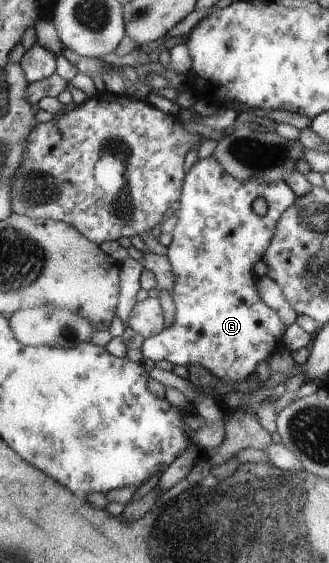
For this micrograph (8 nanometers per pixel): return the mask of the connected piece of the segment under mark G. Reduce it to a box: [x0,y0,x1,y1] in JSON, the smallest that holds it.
[139,156,296,382]

